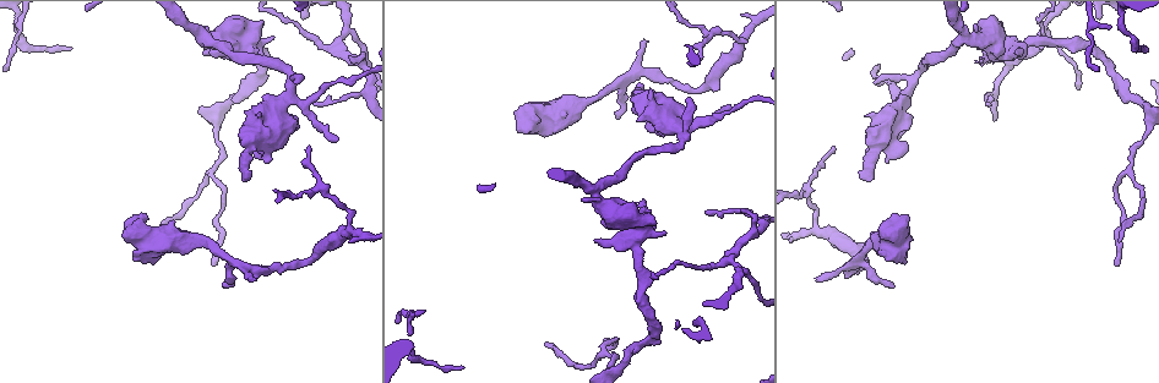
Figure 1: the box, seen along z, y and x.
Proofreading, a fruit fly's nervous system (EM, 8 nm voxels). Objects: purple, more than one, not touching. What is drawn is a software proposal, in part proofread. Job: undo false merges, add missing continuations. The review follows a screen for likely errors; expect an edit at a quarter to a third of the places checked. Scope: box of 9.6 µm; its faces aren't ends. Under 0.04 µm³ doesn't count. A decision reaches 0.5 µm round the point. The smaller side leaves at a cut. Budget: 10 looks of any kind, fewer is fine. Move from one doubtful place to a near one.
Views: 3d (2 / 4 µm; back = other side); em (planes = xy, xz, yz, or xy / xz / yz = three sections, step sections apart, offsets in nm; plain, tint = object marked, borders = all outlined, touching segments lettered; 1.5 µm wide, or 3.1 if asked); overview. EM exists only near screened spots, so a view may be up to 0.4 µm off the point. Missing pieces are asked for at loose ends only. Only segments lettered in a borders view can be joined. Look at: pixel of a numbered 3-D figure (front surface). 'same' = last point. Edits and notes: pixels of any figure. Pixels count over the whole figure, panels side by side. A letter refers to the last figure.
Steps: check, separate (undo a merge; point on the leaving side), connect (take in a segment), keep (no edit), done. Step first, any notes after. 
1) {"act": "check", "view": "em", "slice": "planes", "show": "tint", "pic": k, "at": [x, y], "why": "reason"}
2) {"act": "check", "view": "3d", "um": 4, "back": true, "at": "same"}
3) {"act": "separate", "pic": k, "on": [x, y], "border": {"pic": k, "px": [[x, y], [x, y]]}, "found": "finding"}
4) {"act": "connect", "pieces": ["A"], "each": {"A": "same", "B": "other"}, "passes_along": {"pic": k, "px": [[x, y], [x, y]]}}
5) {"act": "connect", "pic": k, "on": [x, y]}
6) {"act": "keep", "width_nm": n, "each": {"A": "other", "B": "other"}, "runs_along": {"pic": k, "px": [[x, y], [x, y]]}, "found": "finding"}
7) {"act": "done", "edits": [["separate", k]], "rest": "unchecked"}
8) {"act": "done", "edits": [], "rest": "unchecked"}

{"act": "check", "view": "em", "slice": "planes", "show": "borders", "pic": 1, "at": [877, 142], "why": "calibre changes"}

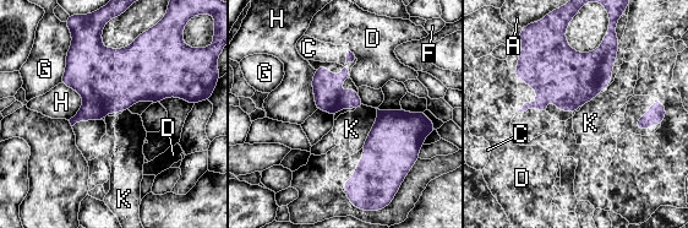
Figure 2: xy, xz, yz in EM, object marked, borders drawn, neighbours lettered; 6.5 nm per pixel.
{"act": "keep", "longest_contact_nm": ["A", 420], "each": {"A": "other", "C": "other", "D": "other", "F": "other", "G": "other", "H": "other", "K": "other"}, "border": {"pic": 2, "px": [[348, 49], [355, 56]]}, "found": "continuous, no second cell"}

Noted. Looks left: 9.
{"act": "check", "view": "em", "slice": "planes", "show": "tint", "pic": 1, "at": [349, 231], "why": "arms part here"}

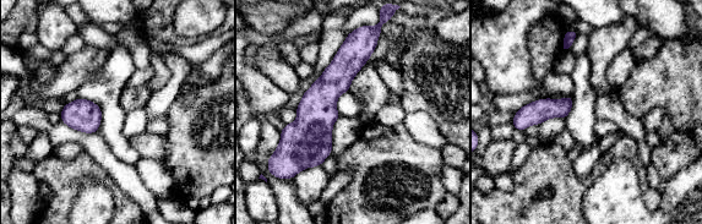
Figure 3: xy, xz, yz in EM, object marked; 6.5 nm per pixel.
{"act": "check", "view": "em", "slice": "planes", "show": "borders", "at": "same"}

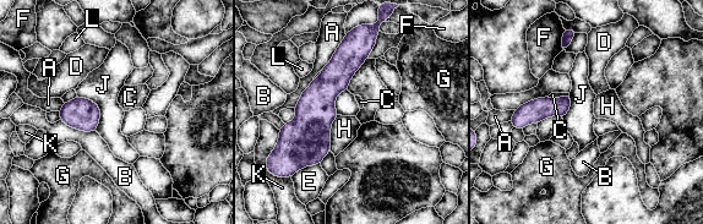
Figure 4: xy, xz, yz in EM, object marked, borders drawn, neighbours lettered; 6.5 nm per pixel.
{"act": "keep", "each": {"A": "other", "B": "other", "C": "other", "D": "other", "E": "other", "F": "other", "G": "other", "H": "other", "J": "other", "K": "other", "L": "other"}, "runs_along": {"pic": 4, "px": [[353, 41], [289, 171]]}, "found": "one cell here"}

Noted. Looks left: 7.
{"act": "check", "view": "em", "slice": "yz", "step": 8, "show": "borders", "pic": 1, "at": [226, 286]}

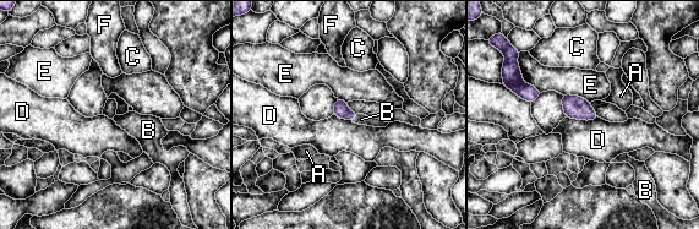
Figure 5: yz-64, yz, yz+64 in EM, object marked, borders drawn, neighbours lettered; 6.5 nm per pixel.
{"act": "check", "view": "em", "slice": "xy", "step": 8, "show": "borders", "at": "same"}

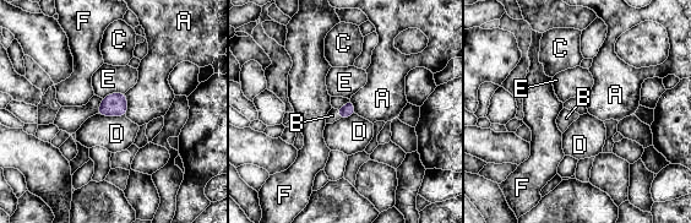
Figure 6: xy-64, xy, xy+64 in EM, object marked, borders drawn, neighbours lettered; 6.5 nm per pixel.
{"act": "connect", "pieces": ["B"], "longest_contact_nm": ["D", 180], "each": {"A": "other", "B": "same", "C": "other", "D": "other", "E": "other", "F": "other"}, "passes_along": {"pic": 6, "px": [[348, 109], [338, 114], [332, 115]]}, "found": "the cell continues"}

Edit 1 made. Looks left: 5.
{"act": "check", "view": "em", "slice": "planes", "show": "borders", "pic": 1, "at": [1144, 138], "why": "a narrow waist"}

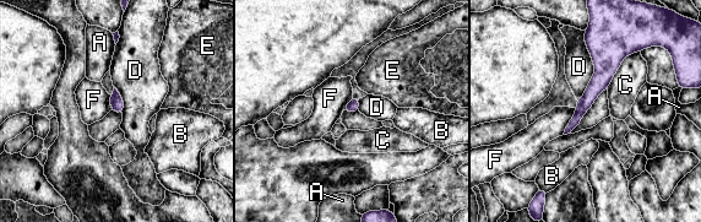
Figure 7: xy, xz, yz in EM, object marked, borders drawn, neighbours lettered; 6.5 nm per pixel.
{"act": "keep", "width_nm": 80, "each": {"A": "other", "B": "other", "C": "other", "D": "other", "E": "other", "F": "other"}, "found": "all the same cell"}

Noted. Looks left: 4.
{"act": "done", "edits": [["connect", 6]], "rest": "unchecked"}

